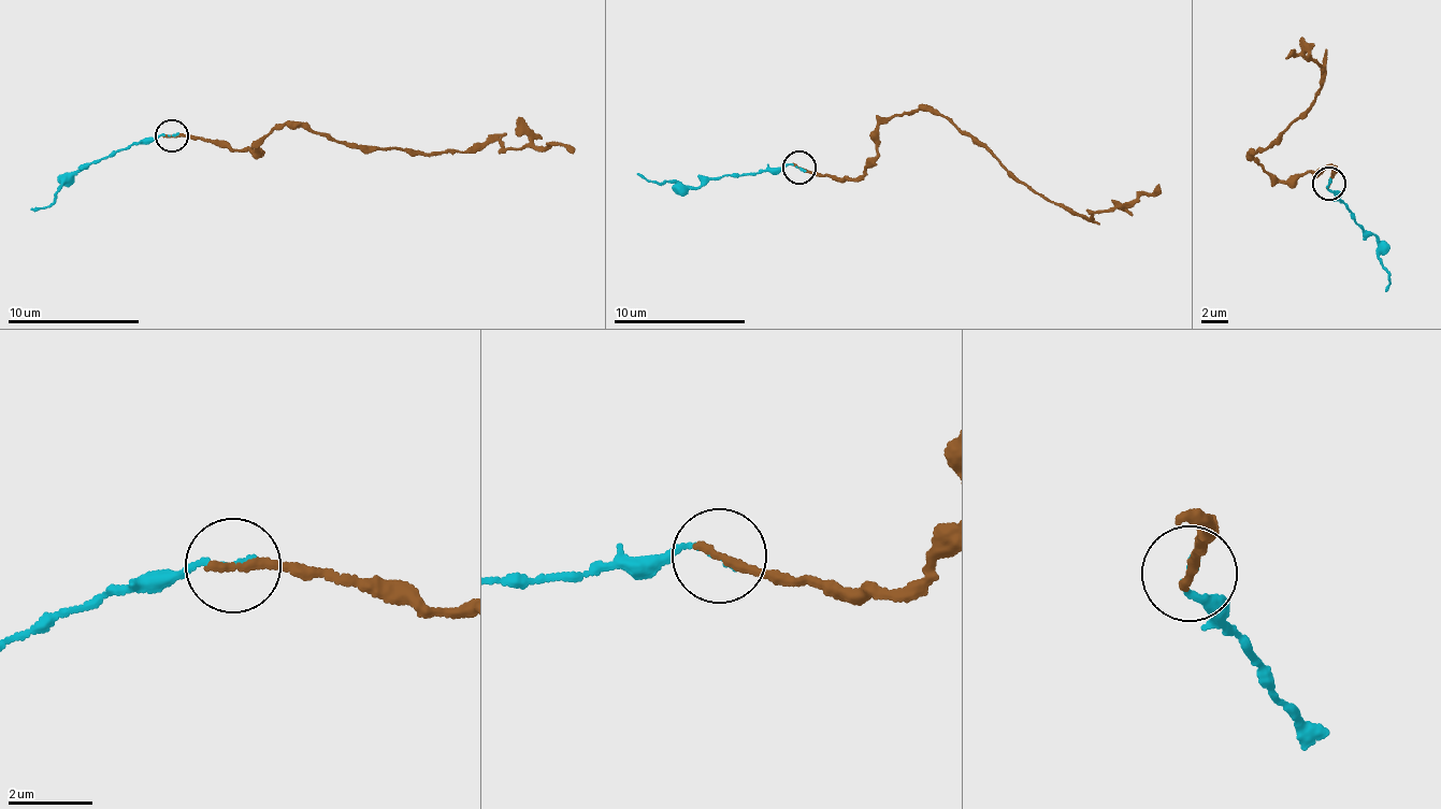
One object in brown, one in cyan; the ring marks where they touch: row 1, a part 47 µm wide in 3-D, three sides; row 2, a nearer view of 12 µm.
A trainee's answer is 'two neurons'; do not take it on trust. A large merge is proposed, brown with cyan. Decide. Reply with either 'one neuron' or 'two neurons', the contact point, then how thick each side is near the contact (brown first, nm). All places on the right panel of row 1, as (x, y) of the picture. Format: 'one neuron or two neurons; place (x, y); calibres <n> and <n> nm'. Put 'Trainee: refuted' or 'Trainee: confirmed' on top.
Trainee: confirmed
two neurons; place (1328, 184); calibres 240 and 120 nm

